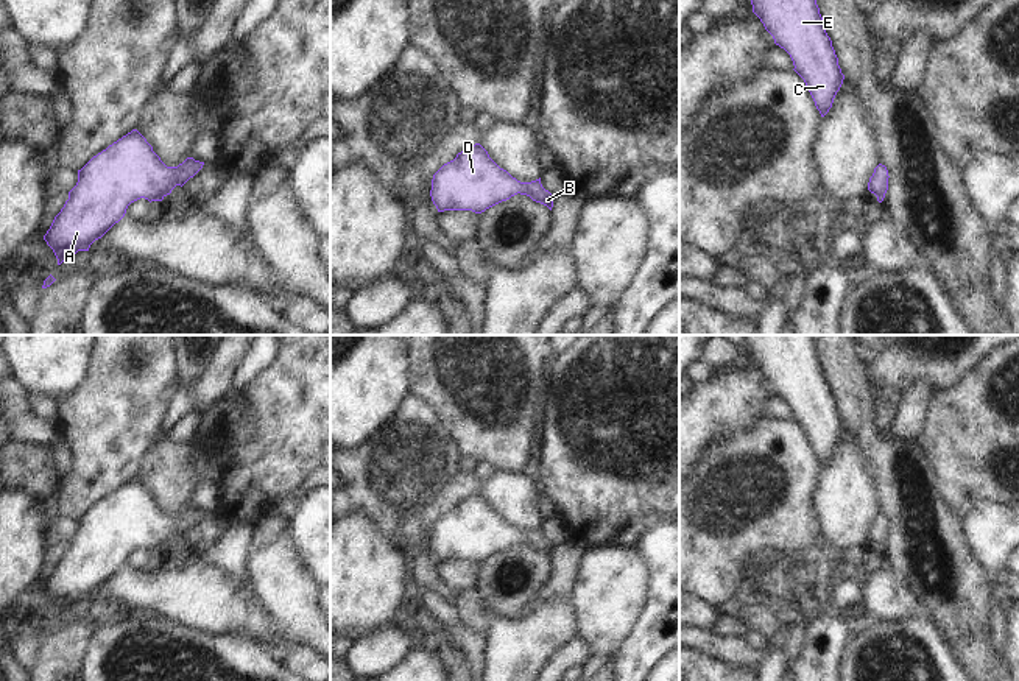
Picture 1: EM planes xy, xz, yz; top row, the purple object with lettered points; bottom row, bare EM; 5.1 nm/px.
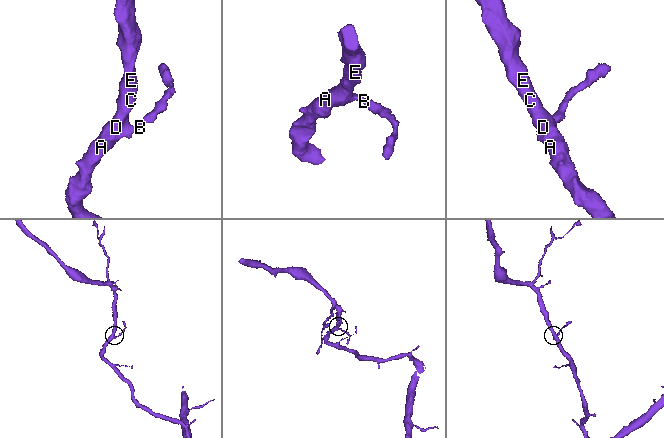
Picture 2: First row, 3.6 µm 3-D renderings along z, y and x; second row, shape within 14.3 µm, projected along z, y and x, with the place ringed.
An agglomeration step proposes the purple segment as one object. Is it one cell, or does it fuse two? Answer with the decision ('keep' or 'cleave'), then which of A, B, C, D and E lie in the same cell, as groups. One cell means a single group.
keep; groups A B C D E

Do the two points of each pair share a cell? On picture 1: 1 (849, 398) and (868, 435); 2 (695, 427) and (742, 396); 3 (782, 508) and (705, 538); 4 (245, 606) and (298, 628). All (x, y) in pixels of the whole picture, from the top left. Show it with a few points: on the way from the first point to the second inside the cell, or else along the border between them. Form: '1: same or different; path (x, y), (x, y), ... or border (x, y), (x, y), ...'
1: same; path (856, 407), (862, 426)
2: same; path (706, 416), (731, 399)
3: same; path (764, 516), (733, 536), (723, 536)
4: different; border (253, 596), (278, 633), (290, 645)

